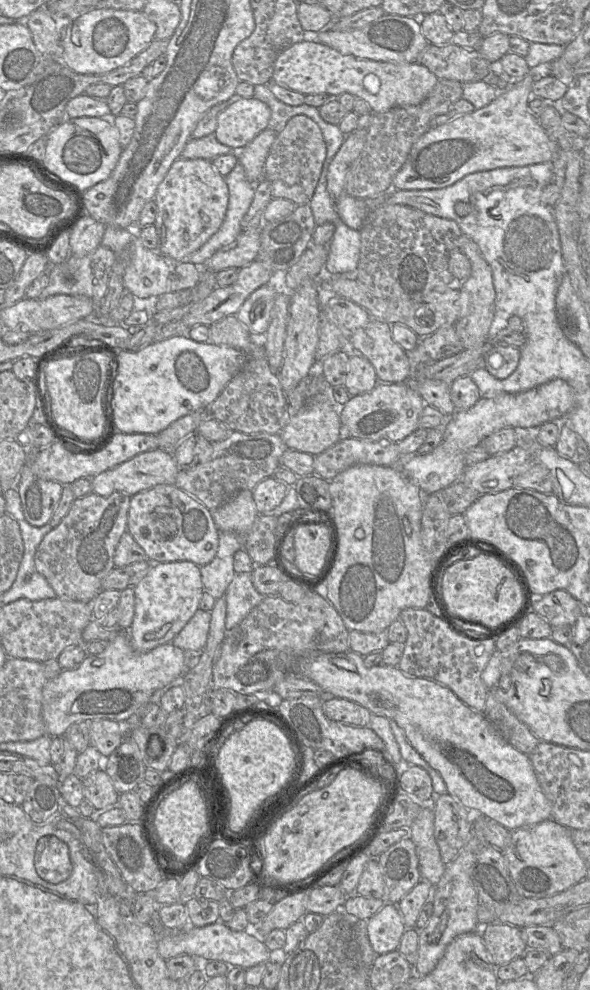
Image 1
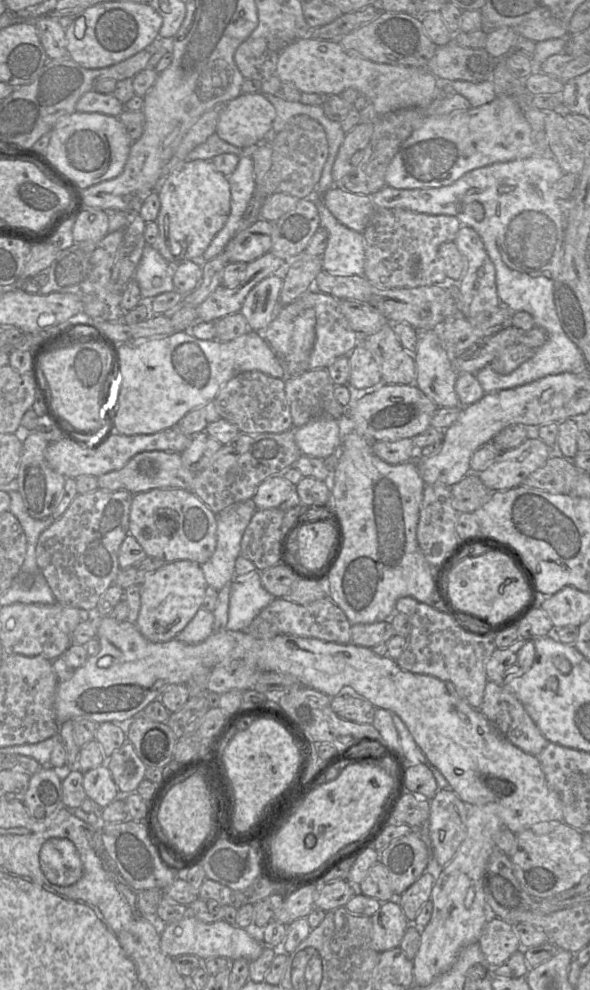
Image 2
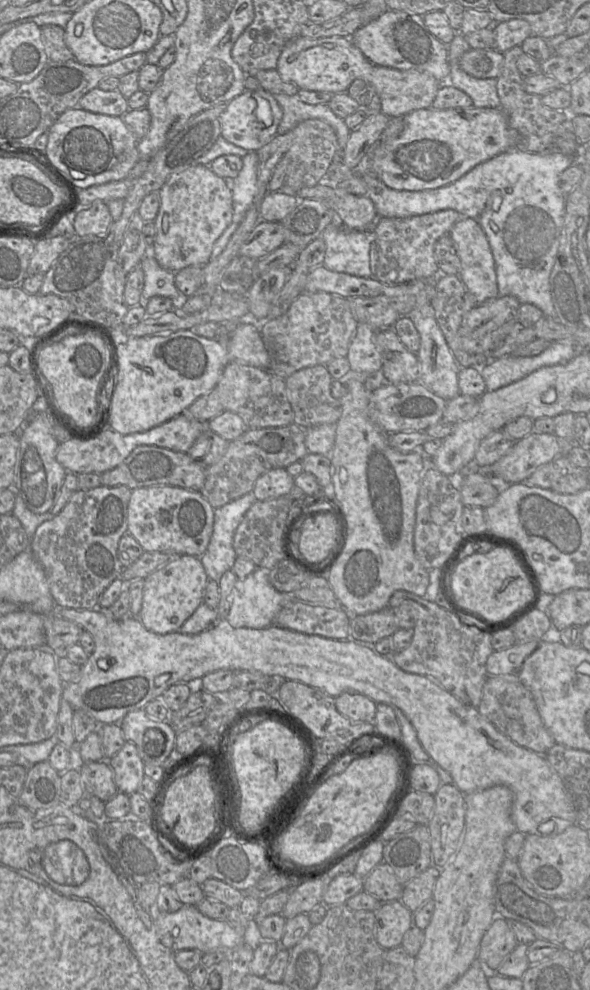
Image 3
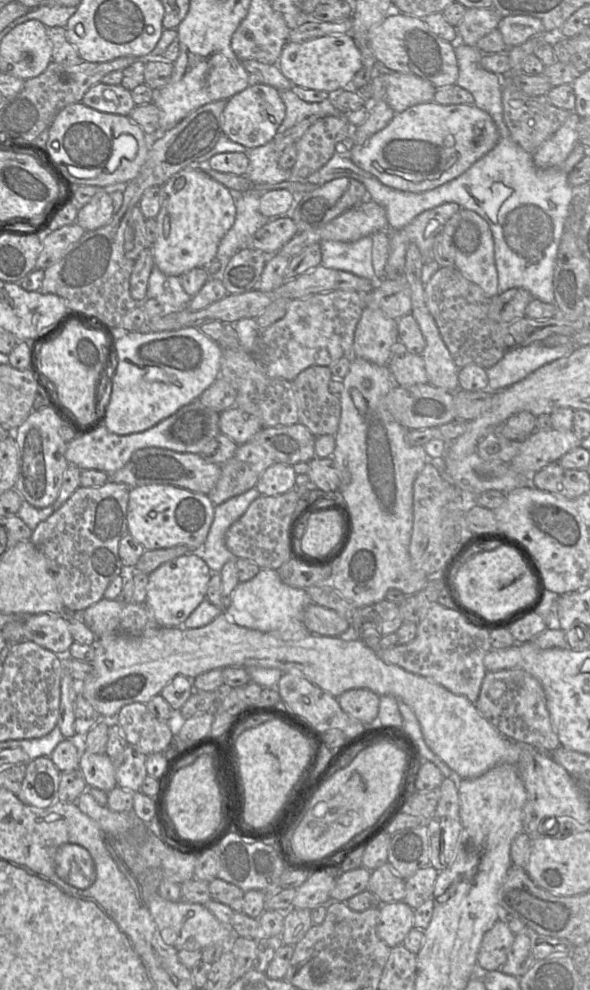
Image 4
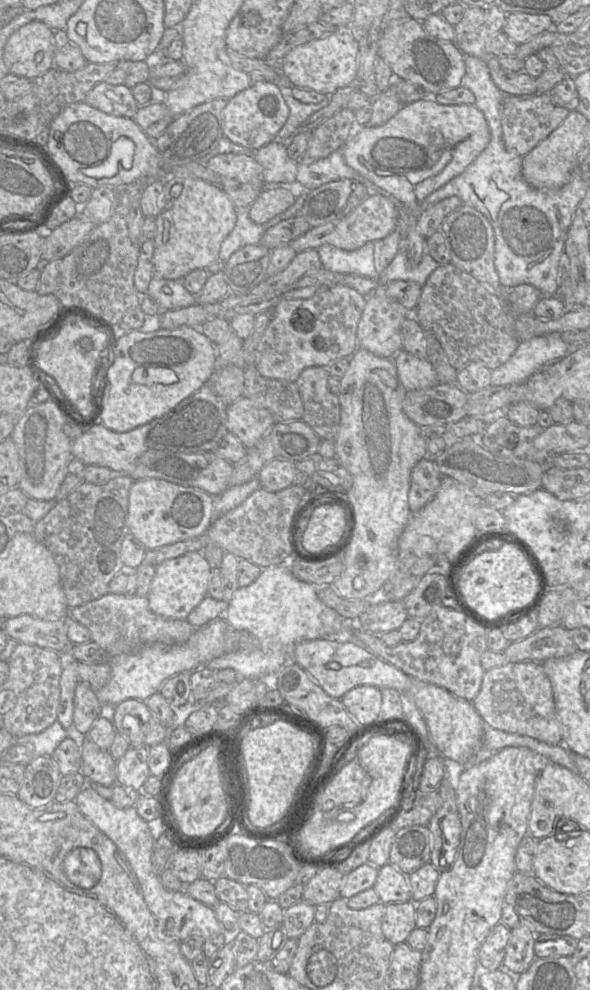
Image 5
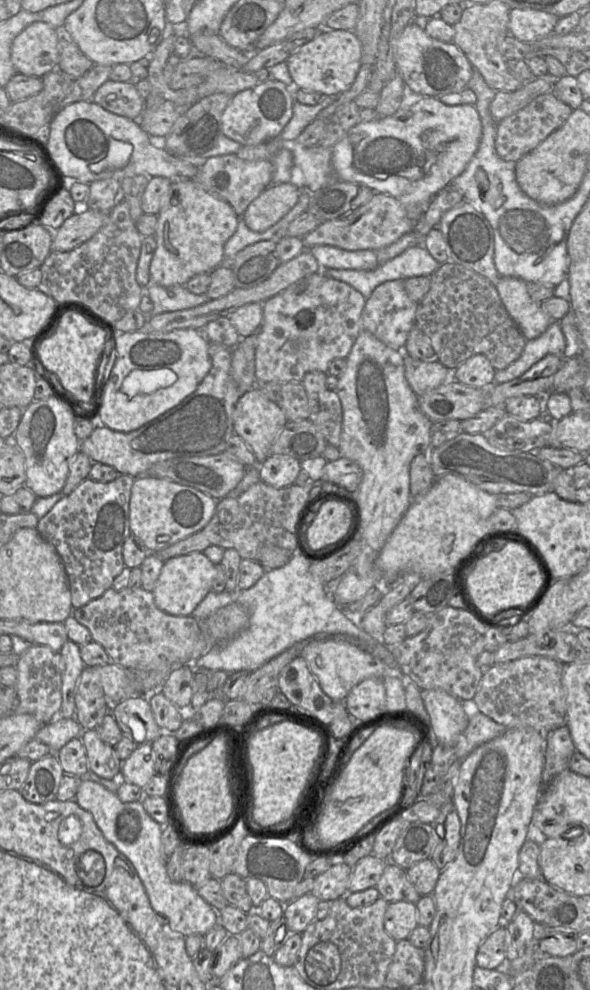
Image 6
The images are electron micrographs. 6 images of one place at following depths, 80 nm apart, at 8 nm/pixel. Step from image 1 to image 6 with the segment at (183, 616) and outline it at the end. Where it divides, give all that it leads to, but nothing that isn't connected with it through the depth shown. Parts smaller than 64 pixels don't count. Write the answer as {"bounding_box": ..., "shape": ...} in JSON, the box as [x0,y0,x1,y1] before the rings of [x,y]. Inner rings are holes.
{"bounding_box":[152,551,216,616],"shape":[[[200,551],[166,560],[152,591],[155,605],[163,612],[173,616],[190,616],[211,591],[215,574],[216,565]]]}

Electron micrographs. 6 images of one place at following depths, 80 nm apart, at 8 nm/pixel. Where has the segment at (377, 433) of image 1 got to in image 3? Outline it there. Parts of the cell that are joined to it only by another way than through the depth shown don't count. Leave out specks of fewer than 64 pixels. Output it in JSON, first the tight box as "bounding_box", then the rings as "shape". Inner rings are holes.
{"bounding_box":[368,381,446,434],"shape":[[[419,381],[403,384],[385,383],[372,392],[368,403],[368,415],[388,434],[425,431],[442,421],[446,404],[446,400]]]}

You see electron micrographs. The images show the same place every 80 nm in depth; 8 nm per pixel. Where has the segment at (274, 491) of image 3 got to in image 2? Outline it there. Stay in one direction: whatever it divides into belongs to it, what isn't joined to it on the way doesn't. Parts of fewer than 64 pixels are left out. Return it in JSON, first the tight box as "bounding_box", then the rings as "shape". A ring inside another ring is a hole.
{"bounding_box":[252,475,294,510],"shape":[[[273,475],[258,486],[252,501],[257,510],[279,508],[290,497],[294,487],[282,475]]]}

